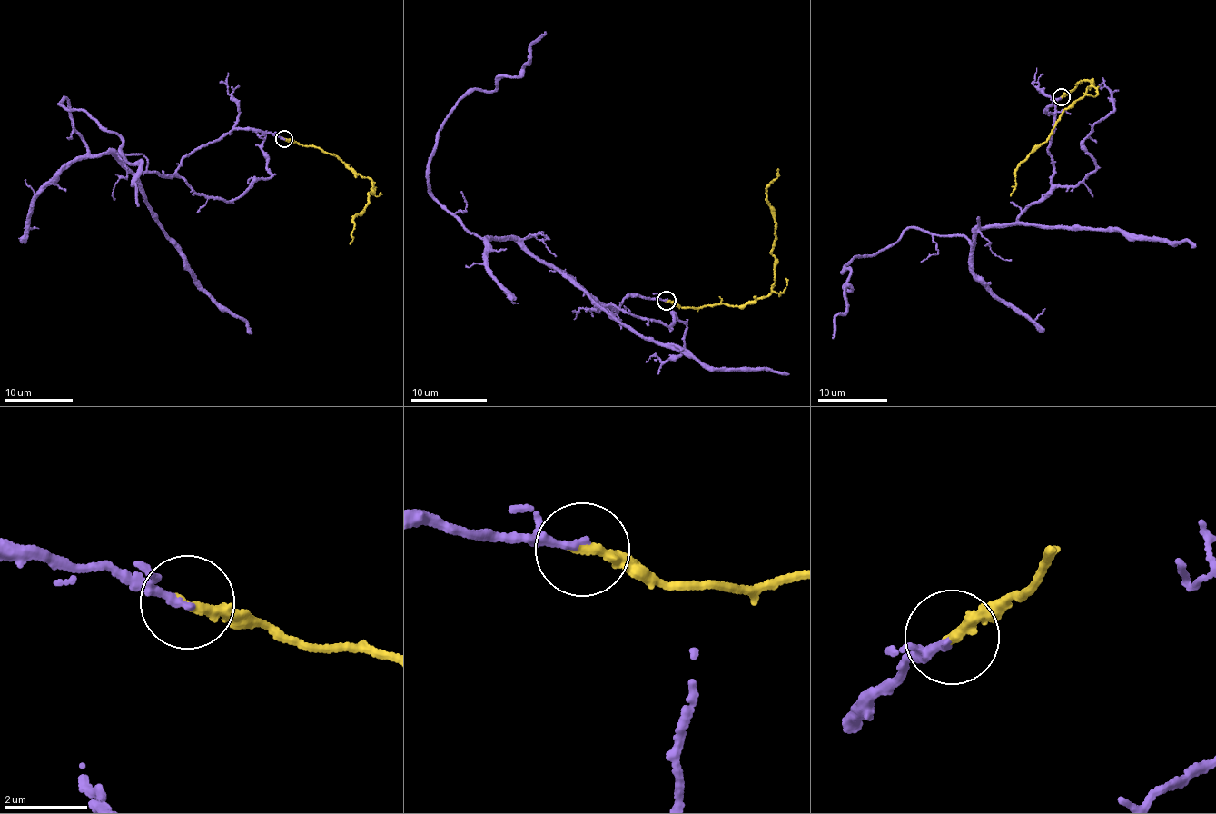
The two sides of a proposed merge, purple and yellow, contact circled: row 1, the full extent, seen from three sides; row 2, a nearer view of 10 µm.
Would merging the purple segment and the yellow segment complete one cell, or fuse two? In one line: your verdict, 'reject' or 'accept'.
accept

